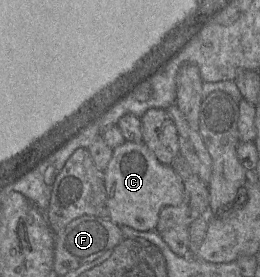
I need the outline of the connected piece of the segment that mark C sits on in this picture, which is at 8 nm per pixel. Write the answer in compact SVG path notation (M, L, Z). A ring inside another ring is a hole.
M125 141L113 149L112 158L104 171L109 219L115 224L138 231L156 229L160 211L166 206L179 206L184 200L184 185L171 167L162 164L143 143Z

